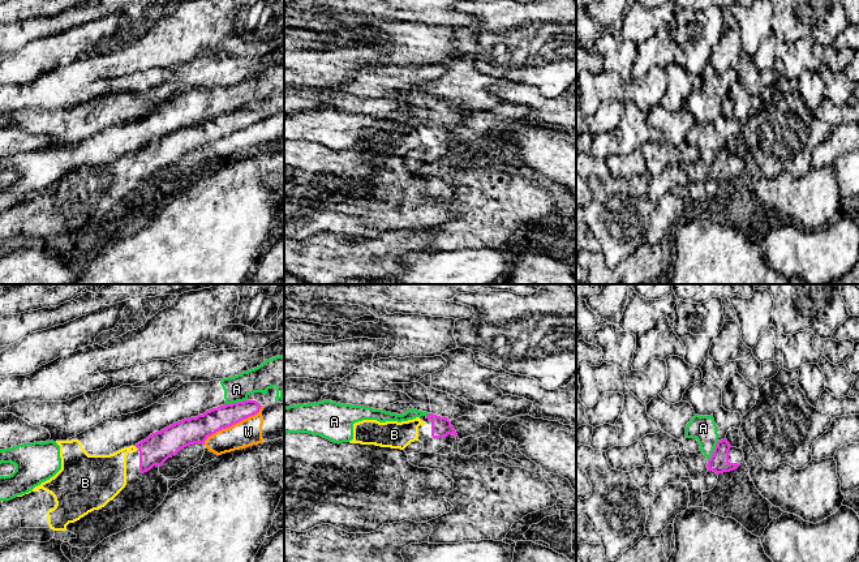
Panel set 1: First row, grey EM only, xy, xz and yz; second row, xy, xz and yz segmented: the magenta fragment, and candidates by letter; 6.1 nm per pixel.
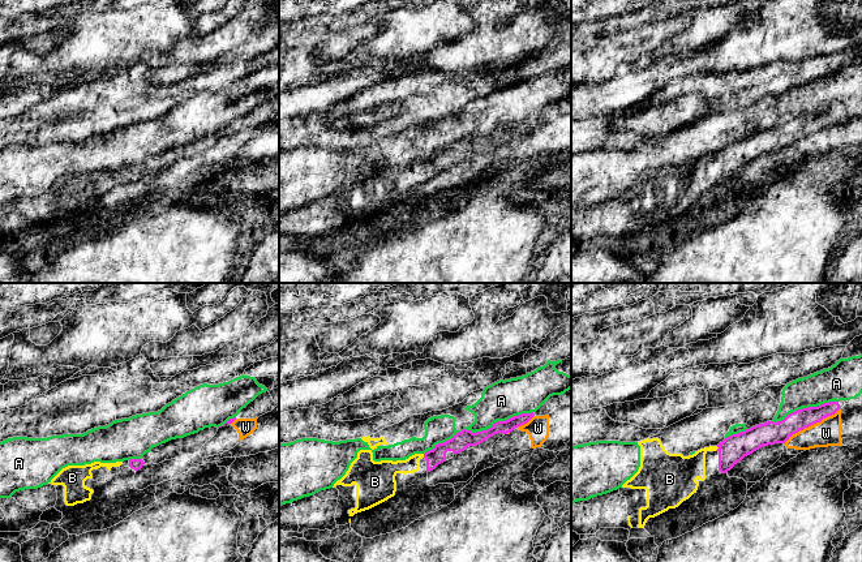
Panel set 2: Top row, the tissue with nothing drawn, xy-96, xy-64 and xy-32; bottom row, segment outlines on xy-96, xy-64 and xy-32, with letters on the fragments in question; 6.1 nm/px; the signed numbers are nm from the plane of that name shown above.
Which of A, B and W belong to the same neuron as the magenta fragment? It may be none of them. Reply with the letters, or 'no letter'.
B

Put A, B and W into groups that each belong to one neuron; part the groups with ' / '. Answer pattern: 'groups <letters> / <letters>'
groups A / B / W

